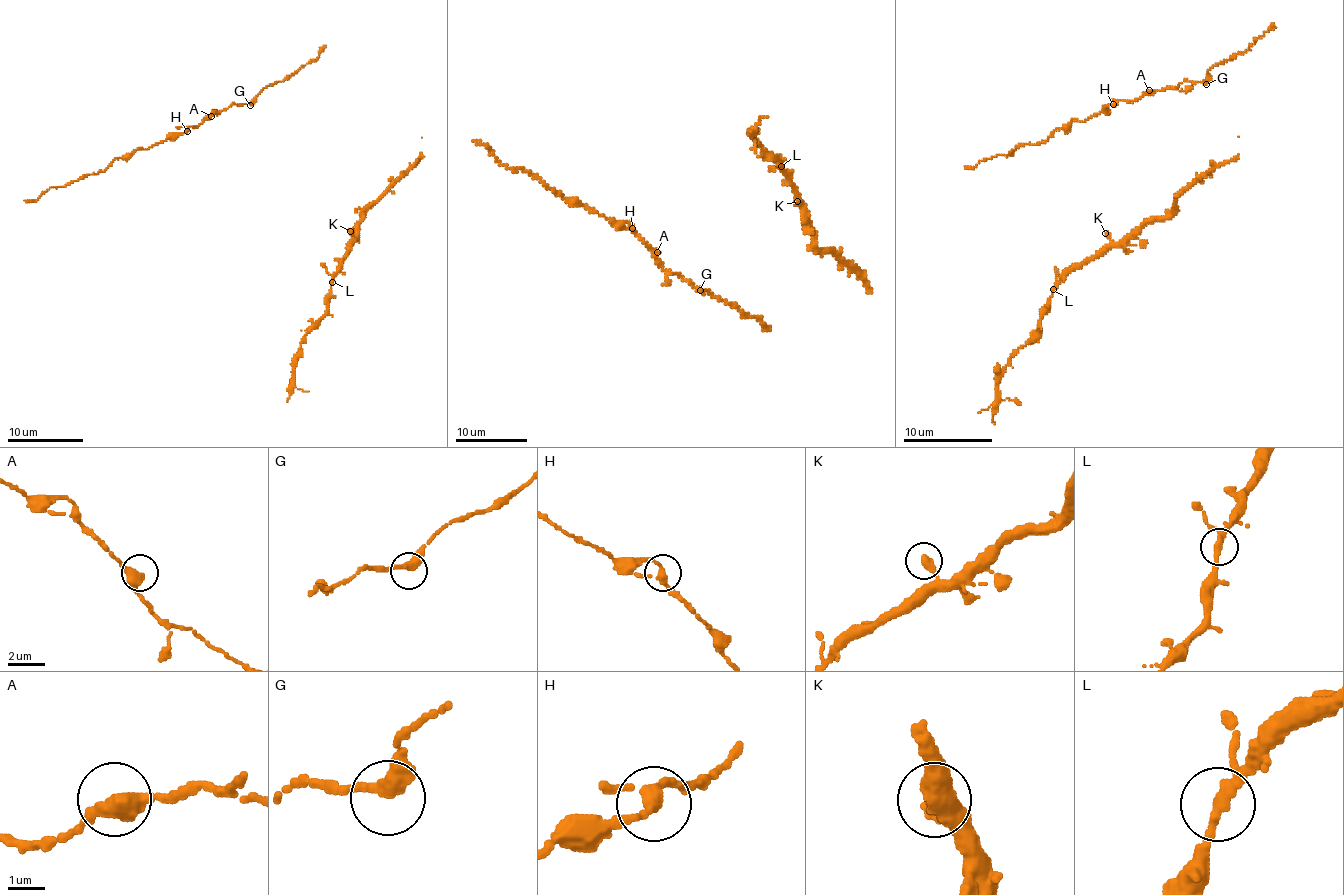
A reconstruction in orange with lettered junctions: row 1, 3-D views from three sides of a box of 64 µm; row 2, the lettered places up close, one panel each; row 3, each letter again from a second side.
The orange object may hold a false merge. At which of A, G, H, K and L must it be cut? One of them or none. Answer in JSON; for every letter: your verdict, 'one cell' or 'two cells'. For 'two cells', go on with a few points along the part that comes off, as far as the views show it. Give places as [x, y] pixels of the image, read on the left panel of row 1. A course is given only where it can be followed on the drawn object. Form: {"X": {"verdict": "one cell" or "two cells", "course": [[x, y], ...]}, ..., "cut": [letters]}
{"A": {"verdict": "one cell"}, "G": {"verdict": "one cell"}, "H": {"verdict": "one cell"}, "K": {"verdict": "one cell"}, "L": {"verdict": "one cell"}, "cut": []}

